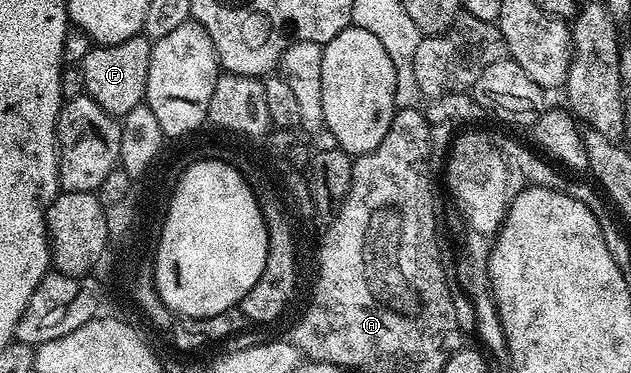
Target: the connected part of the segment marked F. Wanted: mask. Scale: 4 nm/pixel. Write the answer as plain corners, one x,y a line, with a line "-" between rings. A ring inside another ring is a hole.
144,35
123,39
123,43
90,48
79,64
81,81
85,84
84,96
95,99
95,103
99,103
99,107
103,107
103,111
107,111
111,116
118,119
125,117
131,107
144,102
152,50
150,38

